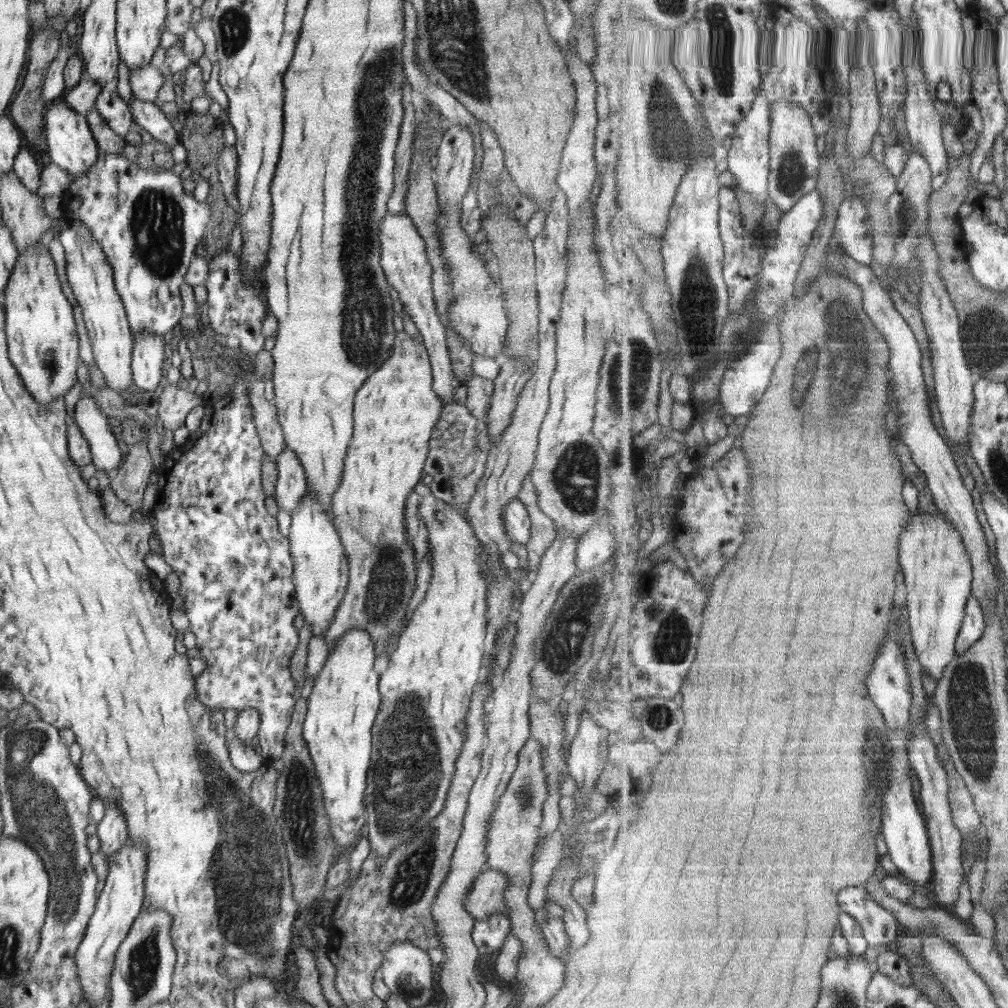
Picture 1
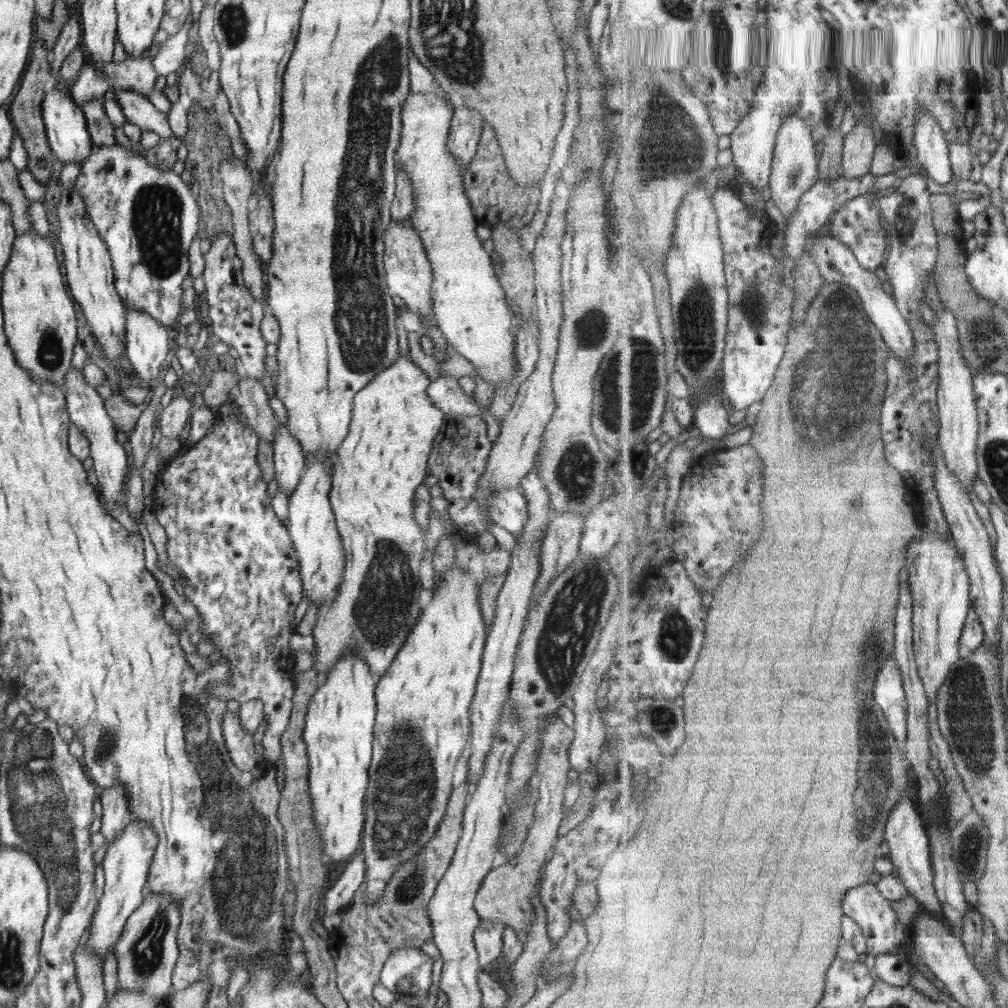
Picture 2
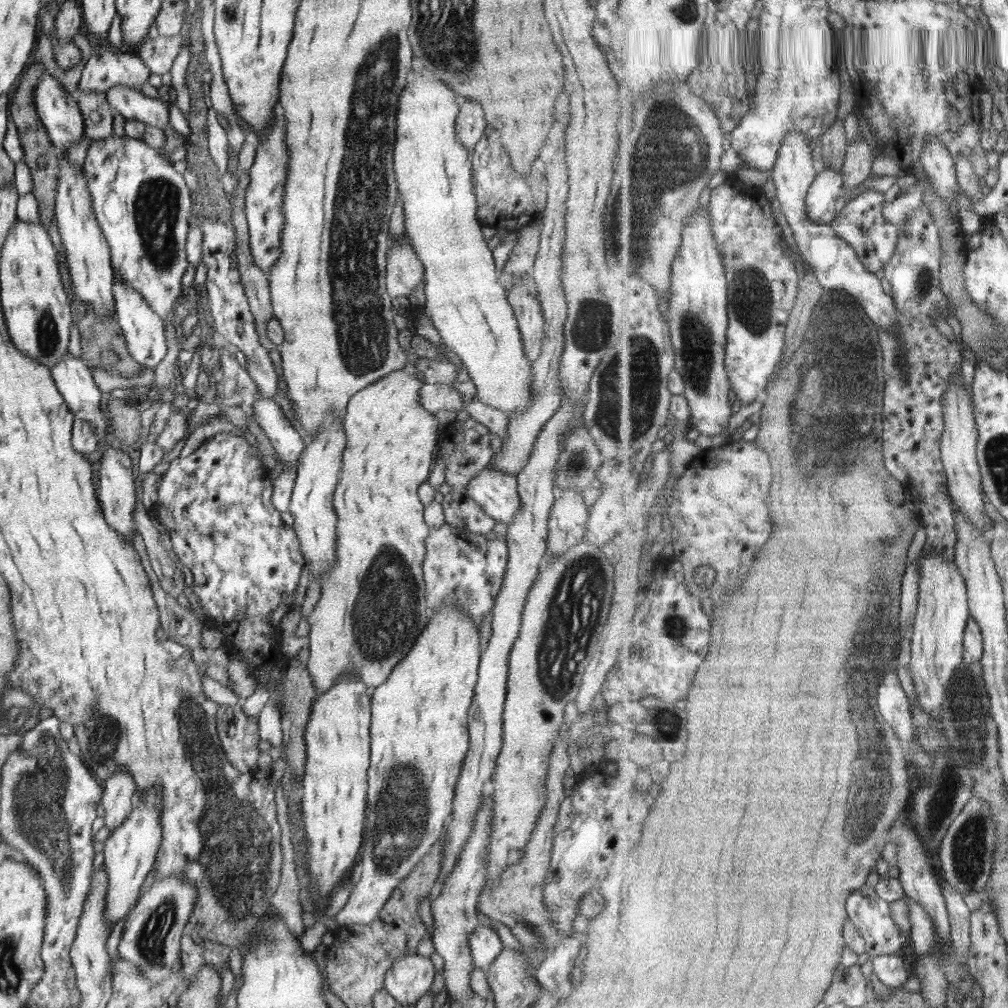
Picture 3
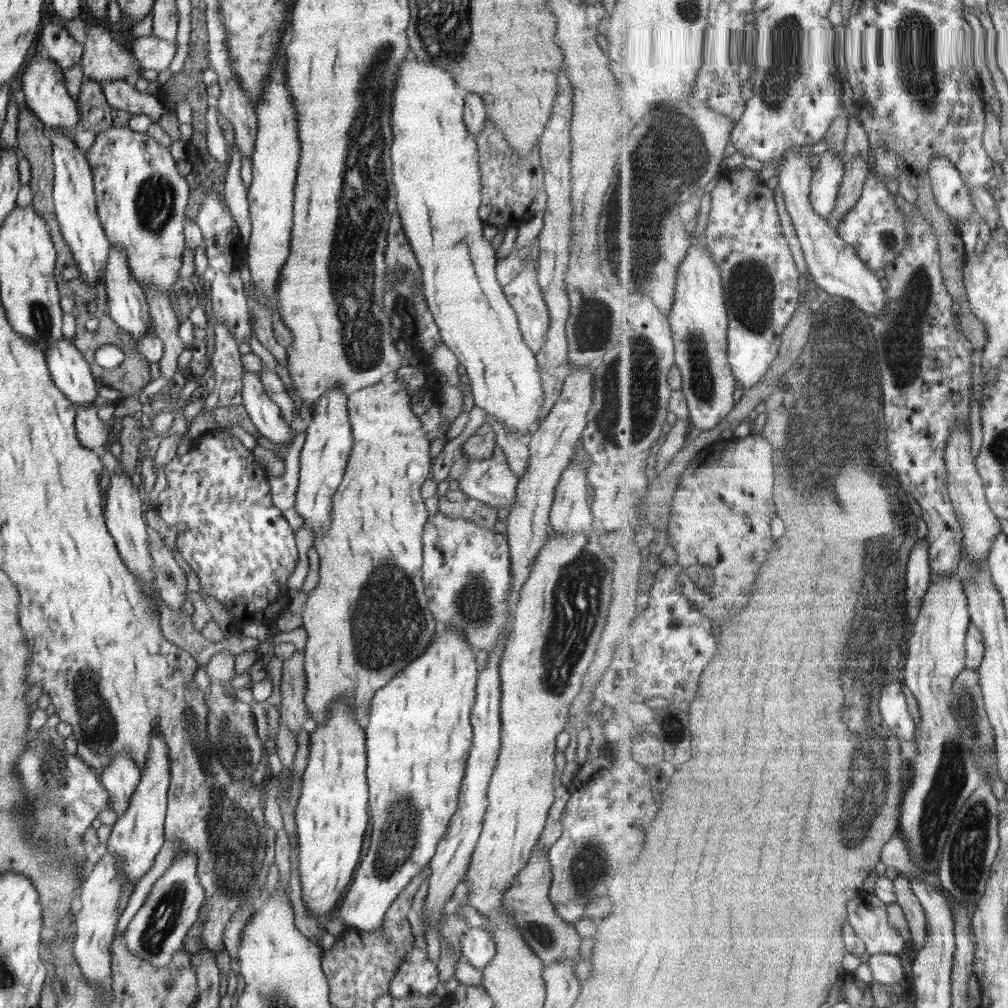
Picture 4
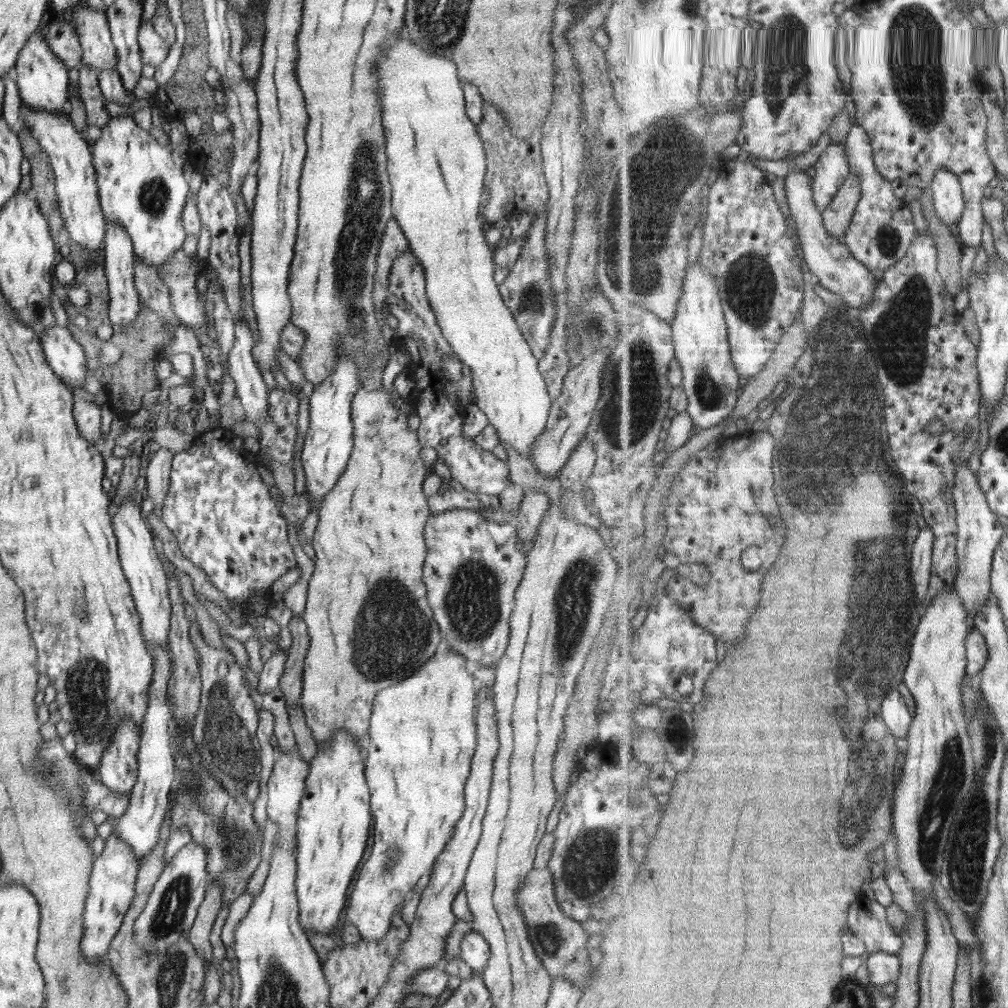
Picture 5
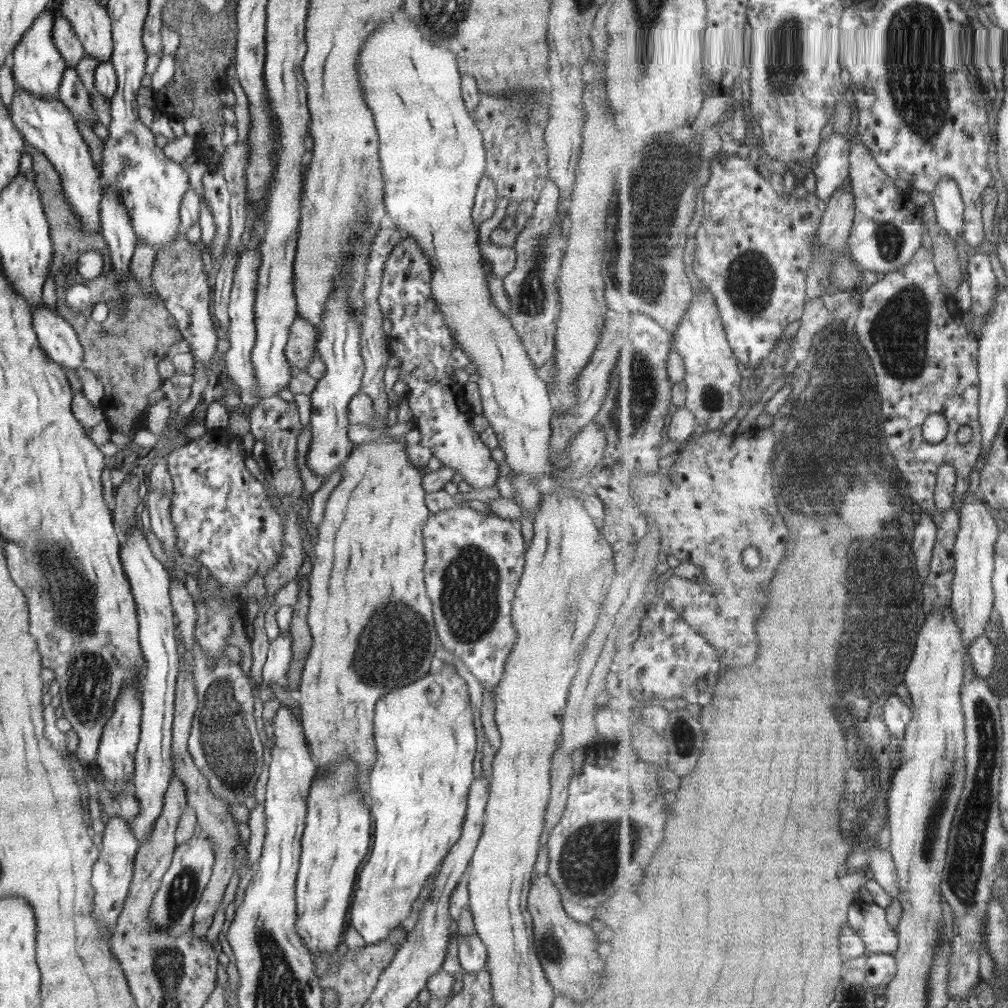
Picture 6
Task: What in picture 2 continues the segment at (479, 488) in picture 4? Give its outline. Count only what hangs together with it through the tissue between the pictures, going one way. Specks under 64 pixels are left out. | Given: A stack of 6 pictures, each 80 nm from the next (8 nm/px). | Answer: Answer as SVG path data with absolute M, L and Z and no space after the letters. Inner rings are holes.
M504 488L488 498L488 513L494 524L517 537L528 522L528 502L520 490Z

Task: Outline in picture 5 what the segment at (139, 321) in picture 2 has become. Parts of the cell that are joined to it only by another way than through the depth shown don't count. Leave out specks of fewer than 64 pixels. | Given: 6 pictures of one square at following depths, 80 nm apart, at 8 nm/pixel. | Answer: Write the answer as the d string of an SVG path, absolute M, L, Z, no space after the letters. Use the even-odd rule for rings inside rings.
M108 223L104 241L104 264L109 291L109 320L114 324L130 324L140 310L140 294L133 279L134 247L130 235L118 223Z

